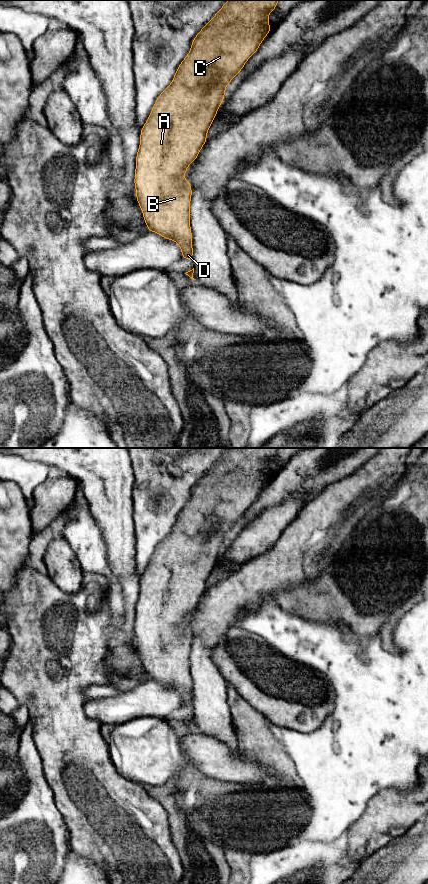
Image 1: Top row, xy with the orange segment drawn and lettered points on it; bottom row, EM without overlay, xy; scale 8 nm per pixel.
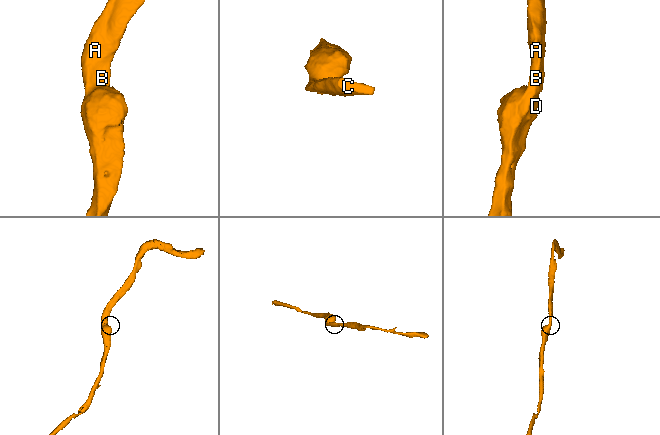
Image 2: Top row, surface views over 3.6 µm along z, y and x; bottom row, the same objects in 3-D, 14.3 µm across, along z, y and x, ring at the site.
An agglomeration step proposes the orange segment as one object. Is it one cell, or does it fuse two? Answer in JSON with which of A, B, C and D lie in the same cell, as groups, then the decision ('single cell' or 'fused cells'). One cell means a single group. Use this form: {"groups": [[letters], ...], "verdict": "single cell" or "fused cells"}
{"groups": [["A", "B", "C", "D"]], "verdict": "single cell"}

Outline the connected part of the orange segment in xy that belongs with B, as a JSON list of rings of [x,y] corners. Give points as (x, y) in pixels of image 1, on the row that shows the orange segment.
[[[229,0],[222,5],[221,9],[213,16],[213,18],[199,31],[194,37],[191,48],[187,56],[179,64],[171,84],[157,97],[151,113],[143,125],[140,132],[140,144],[136,154],[136,167],[134,186],[136,188],[136,199],[143,213],[143,218],[147,229],[150,232],[155,232],[161,235],[164,239],[174,240],[181,248],[182,258],[193,262],[193,246],[192,246],[192,231],[190,227],[190,201],[192,197],[192,187],[187,179],[181,177],[187,173],[187,167],[193,163],[198,157],[200,150],[207,141],[207,132],[225,98],[225,88],[232,79],[242,71],[245,63],[255,54],[261,45],[264,38],[273,29],[269,26],[268,15],[275,10],[279,0]]]

